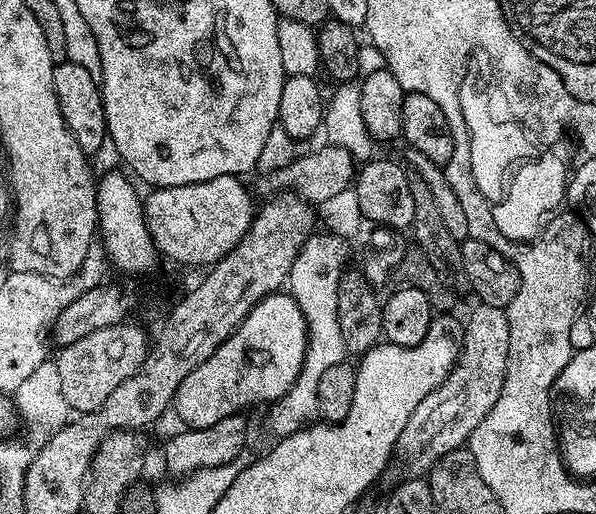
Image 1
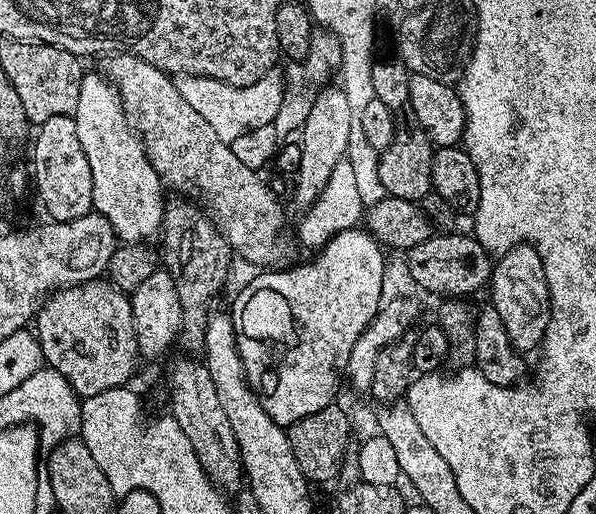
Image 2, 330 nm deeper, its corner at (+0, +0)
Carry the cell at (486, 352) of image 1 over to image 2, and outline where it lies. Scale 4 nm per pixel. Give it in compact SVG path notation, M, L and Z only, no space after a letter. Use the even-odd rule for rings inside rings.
M515 244L492 265L490 302L510 334L512 347L521 354L529 354L541 347L552 313L552 296L548 292L548 283L544 277L542 258L531 244Z

